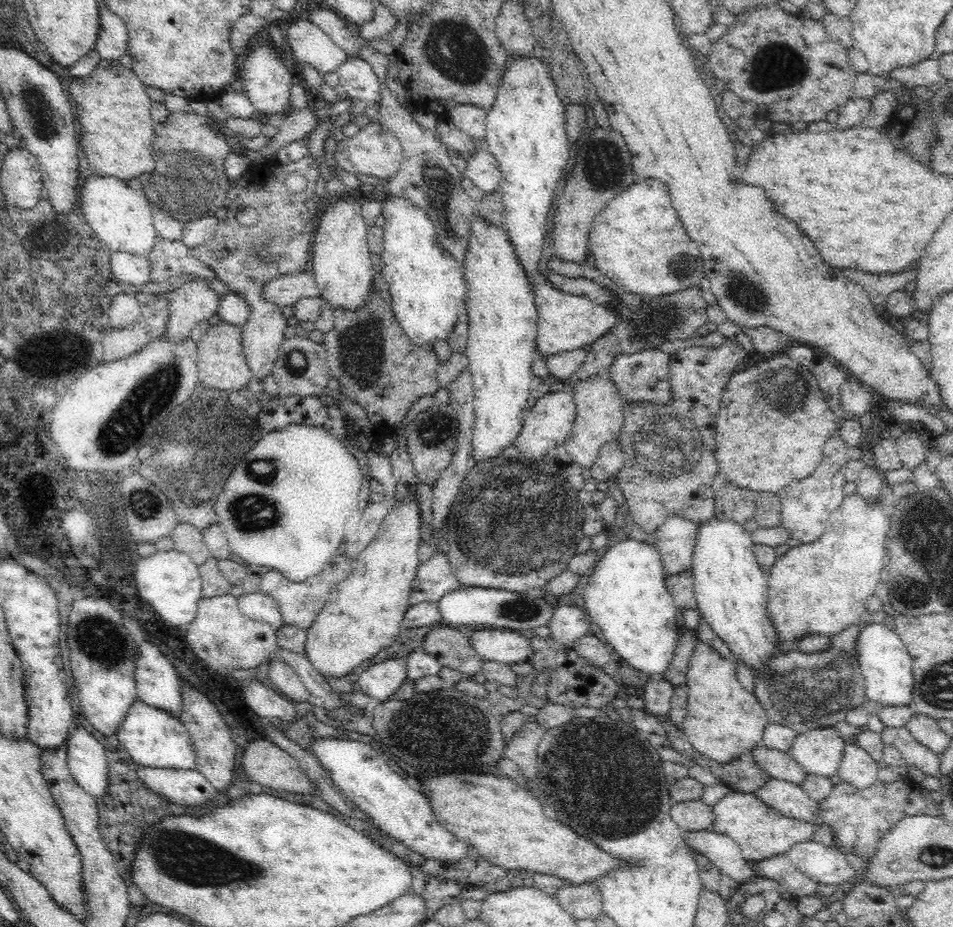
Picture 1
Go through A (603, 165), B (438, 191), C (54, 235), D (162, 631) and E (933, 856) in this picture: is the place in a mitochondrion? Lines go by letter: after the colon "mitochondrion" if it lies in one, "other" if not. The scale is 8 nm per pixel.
A: mitochondrion
B: mitochondrion
C: mitochondrion
D: other
E: mitochondrion

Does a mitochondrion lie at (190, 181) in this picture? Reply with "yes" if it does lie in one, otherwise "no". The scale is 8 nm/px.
yes

